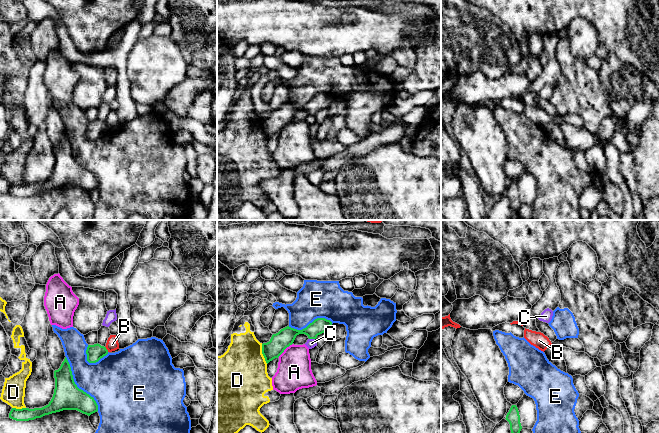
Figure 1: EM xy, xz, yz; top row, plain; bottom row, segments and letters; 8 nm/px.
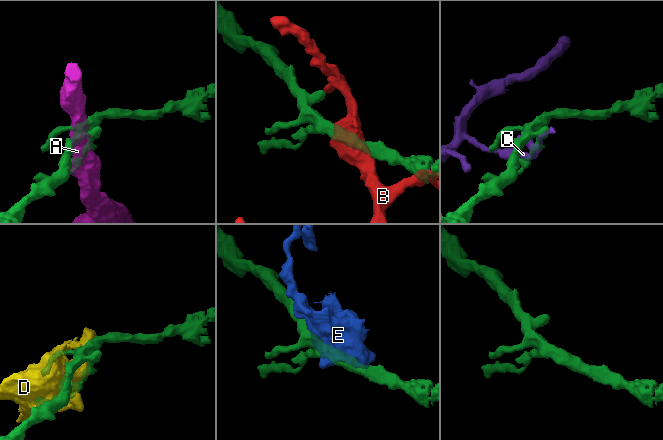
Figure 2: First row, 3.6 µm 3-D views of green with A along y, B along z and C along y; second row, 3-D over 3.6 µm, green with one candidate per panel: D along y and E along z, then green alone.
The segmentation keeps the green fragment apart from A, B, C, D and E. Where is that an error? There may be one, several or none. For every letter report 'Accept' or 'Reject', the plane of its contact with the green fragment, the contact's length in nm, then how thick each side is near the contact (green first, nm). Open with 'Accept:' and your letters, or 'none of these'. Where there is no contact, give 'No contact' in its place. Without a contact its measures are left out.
Accept: none of these
A: Reject. Touches green in xz. Shared border 160 nm. Thickness 150 nm (green) against 280 nm
B: Reject. Touches green in xy. Shared border 50 nm. Thickness 130 nm (green) against 100 nm
C: Reject. Touches green in xz. Shared border 50 nm. Thickness 150 nm (green) against 80 nm
D: Reject. Touches green in xz. Shared border 170 nm. Thickness 150 nm (green) against 440 nm
E: Reject. Touches green in xy. Shared border 500 nm. Thickness 220 nm (green) against 340 nm

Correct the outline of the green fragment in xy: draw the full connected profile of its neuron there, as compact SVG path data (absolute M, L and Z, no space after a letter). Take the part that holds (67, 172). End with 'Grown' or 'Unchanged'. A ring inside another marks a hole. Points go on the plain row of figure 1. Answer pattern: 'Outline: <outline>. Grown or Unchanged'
Outline: M65 133L60 144L54 147L55 165L48 181L42 184L12 184L9 194L16 197L29 197L63 186L77 186L90 192L98 187L93 173L79 165L74 158L70 140Z. Unchanged

